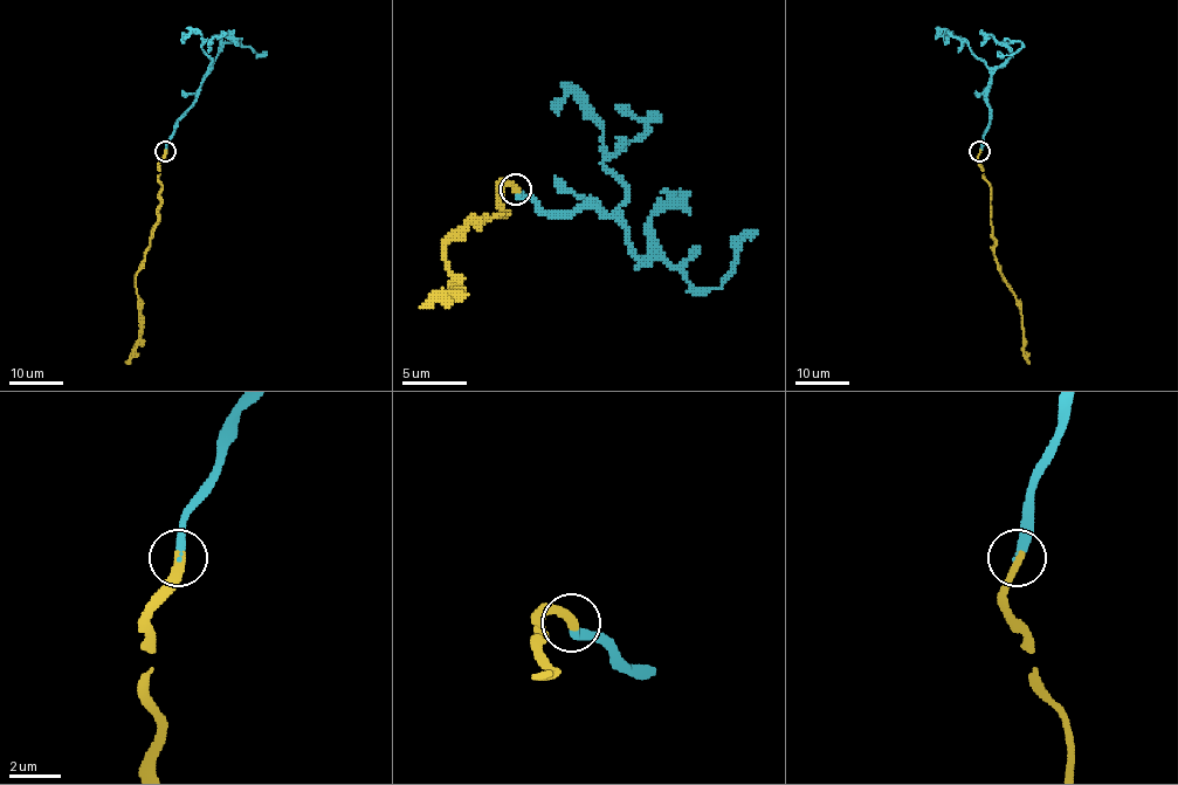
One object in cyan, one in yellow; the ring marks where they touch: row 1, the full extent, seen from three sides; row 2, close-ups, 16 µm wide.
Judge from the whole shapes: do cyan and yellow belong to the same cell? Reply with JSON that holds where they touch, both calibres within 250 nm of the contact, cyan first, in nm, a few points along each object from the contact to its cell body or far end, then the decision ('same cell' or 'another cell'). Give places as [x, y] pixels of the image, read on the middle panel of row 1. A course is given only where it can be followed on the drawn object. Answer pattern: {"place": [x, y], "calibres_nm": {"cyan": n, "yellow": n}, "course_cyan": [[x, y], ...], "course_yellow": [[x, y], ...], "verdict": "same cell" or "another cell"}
{"place": [515, 190], "calibres_nm": {"cyan": 280, "yellow": 380}, "course_cyan": [[516, 188], [542, 211], [597, 205], [638, 259], [667, 259], [689, 284], [718, 288], [757, 233]], "course_yellow": [[516, 188], [500, 192], [507, 214], [468, 224], [446, 246], [455, 291], [424, 308]], "verdict": "same cell"}

